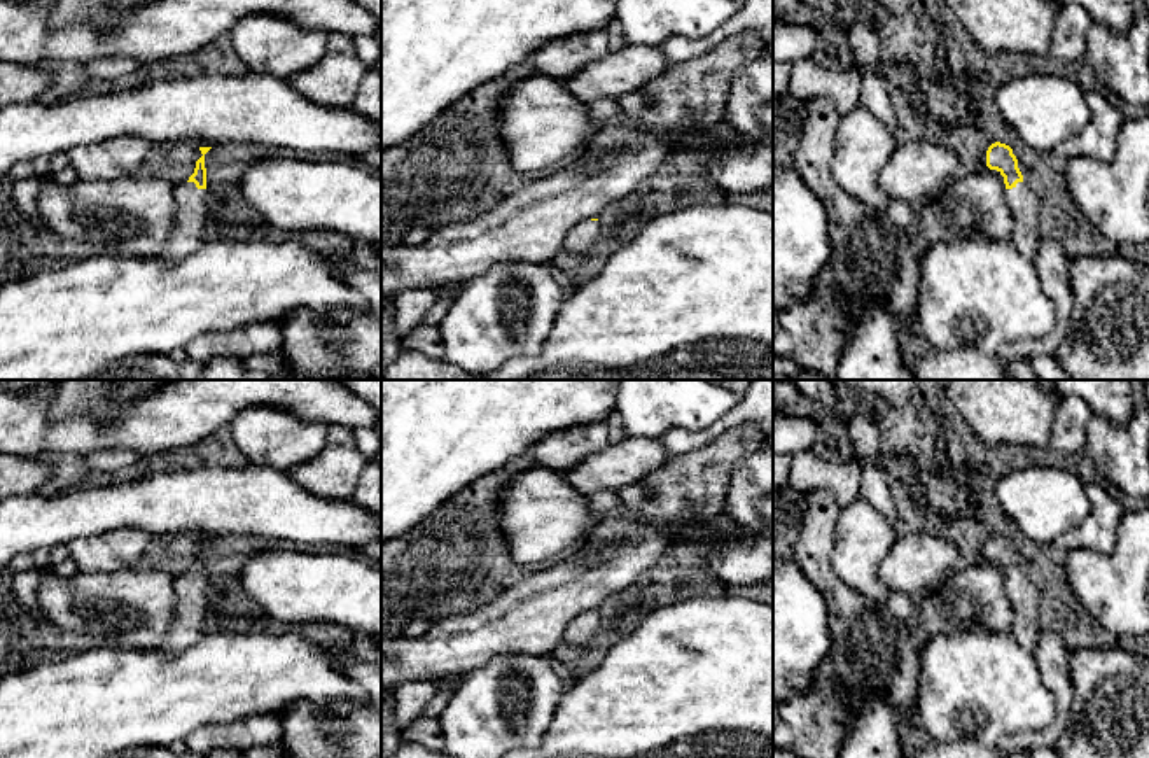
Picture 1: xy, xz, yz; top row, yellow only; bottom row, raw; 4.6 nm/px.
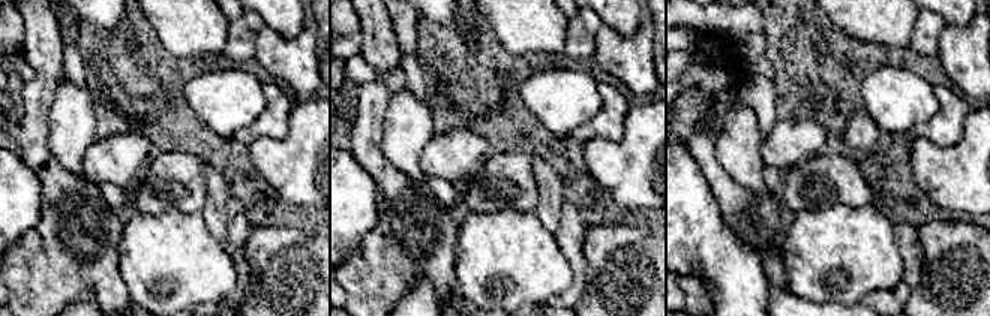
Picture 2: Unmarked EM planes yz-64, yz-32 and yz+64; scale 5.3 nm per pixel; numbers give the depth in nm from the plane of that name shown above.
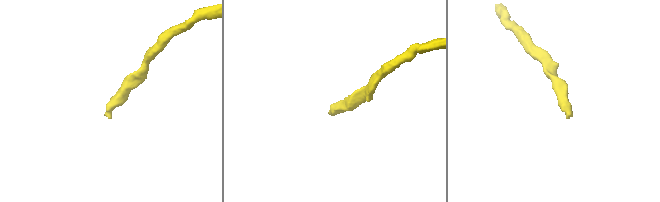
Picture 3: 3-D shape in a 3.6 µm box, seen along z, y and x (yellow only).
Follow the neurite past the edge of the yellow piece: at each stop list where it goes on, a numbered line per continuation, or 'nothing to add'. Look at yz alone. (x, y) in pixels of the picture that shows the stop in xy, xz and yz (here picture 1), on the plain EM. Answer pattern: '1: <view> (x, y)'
1: yz (1023, 596)

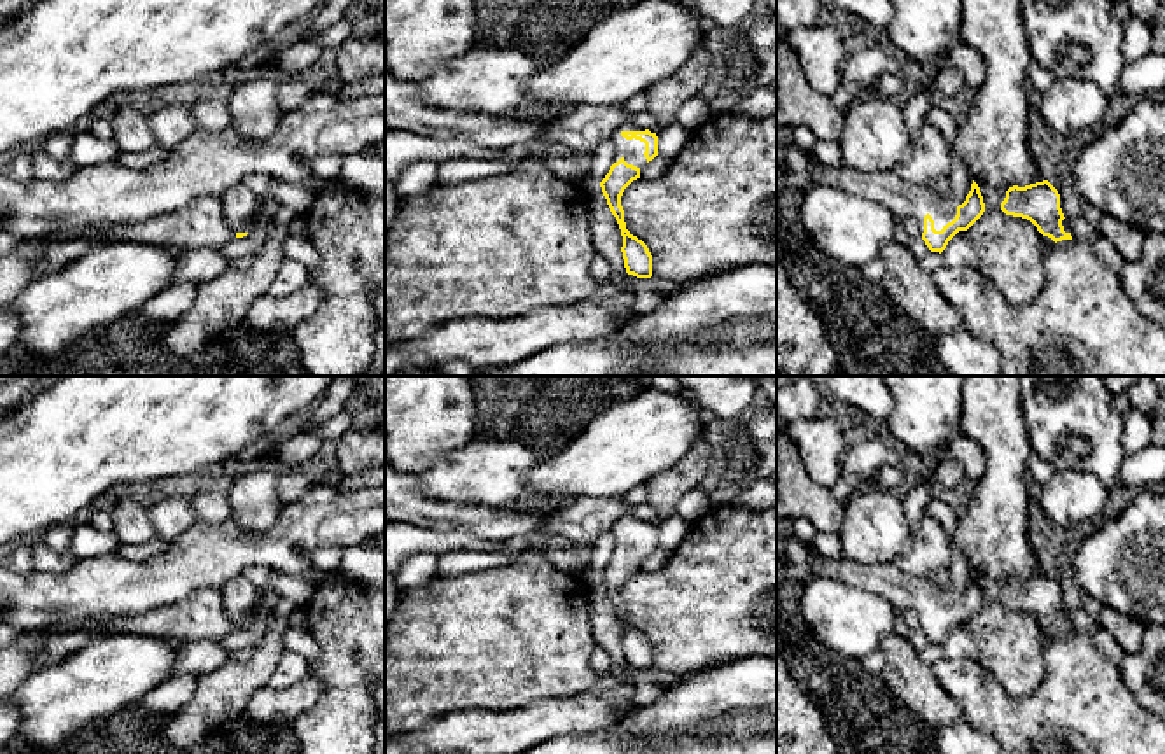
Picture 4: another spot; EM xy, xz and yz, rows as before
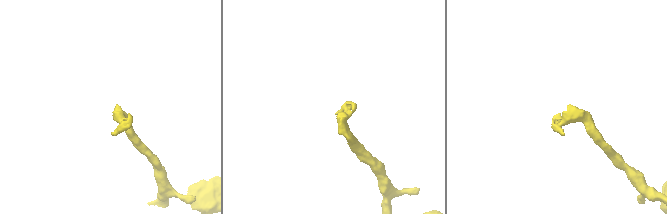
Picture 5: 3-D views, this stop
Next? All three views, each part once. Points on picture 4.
1: xz (632, 543)

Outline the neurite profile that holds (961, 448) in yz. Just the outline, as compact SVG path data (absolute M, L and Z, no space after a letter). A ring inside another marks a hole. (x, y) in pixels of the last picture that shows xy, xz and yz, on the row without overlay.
M962 432L952 437L934 458L934 462L959 462L967 479L980 479L987 467L981 446Z

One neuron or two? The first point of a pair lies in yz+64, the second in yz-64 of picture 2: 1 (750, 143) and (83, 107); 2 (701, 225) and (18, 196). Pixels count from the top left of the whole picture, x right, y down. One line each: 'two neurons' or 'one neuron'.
1: one neuron
2: one neuron

